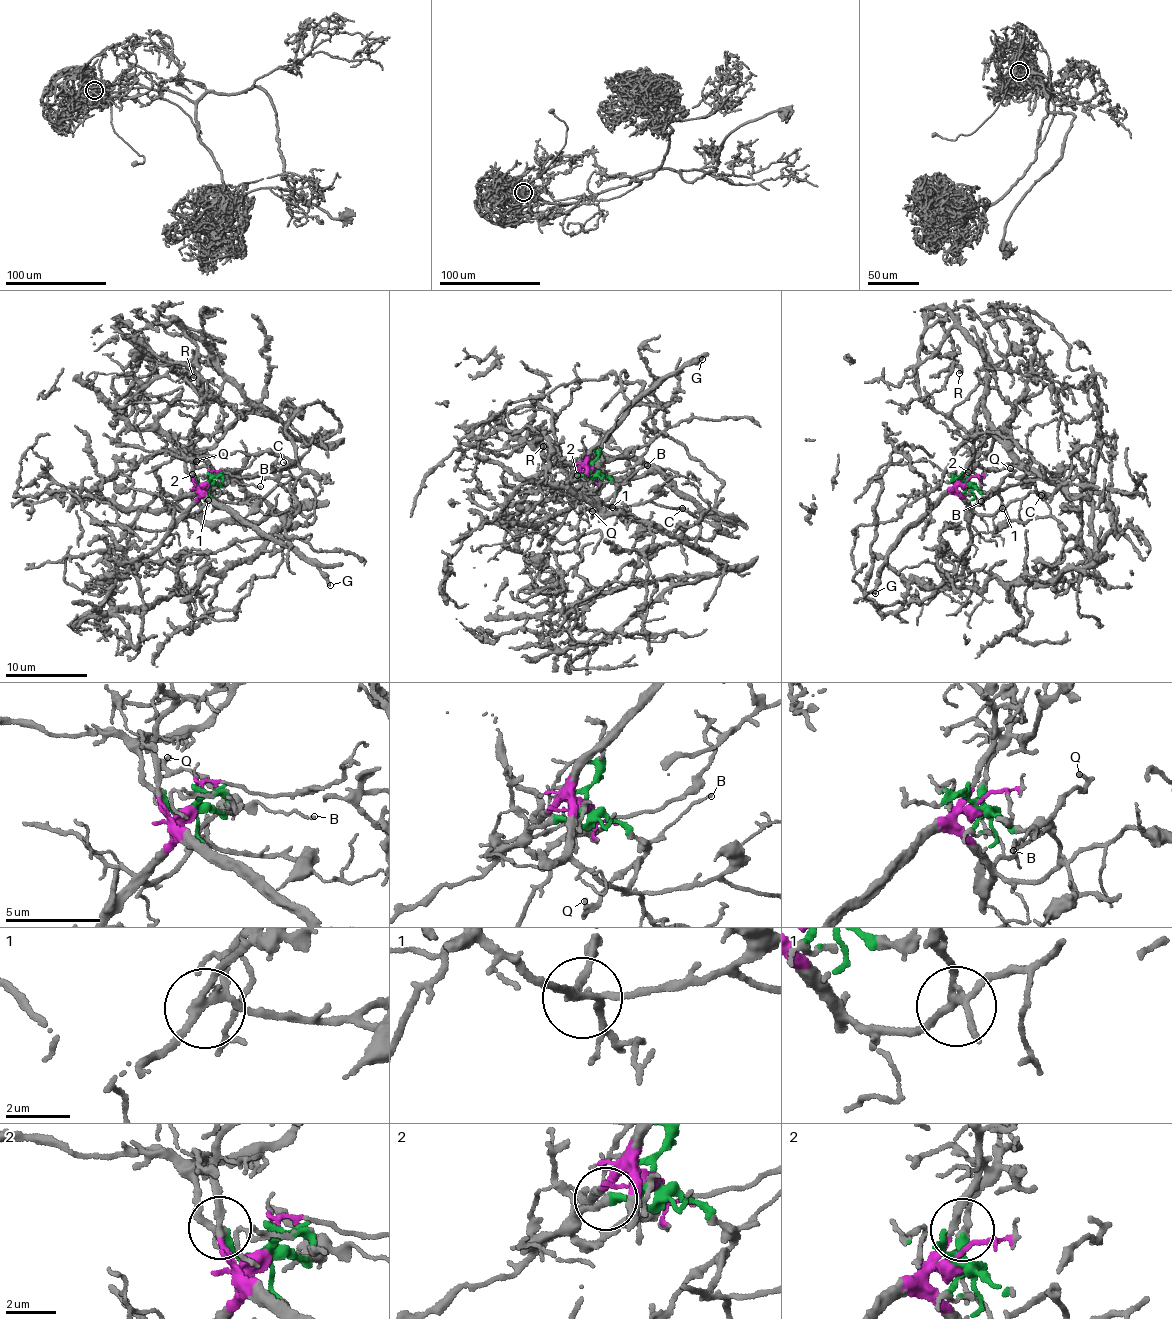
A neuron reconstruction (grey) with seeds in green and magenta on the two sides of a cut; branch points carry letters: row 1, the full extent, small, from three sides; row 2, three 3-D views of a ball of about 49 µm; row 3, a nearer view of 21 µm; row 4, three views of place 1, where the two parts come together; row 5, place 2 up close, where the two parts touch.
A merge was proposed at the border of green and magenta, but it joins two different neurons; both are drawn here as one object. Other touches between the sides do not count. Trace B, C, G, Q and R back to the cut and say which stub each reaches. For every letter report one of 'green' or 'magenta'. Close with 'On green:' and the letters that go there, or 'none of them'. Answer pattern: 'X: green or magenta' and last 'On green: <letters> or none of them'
B: green
C: magenta
G: magenta
Q: green
R: green
On green: B, Q, R

